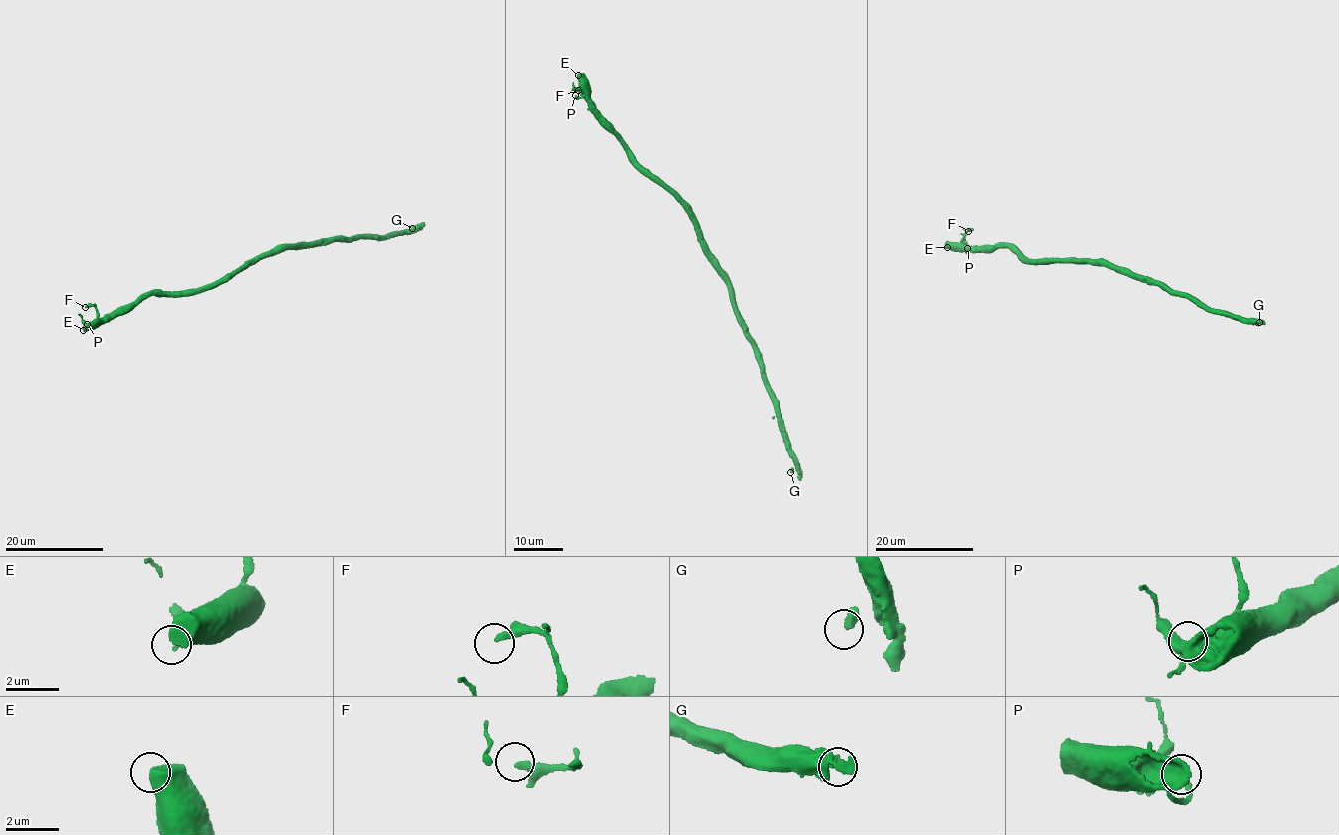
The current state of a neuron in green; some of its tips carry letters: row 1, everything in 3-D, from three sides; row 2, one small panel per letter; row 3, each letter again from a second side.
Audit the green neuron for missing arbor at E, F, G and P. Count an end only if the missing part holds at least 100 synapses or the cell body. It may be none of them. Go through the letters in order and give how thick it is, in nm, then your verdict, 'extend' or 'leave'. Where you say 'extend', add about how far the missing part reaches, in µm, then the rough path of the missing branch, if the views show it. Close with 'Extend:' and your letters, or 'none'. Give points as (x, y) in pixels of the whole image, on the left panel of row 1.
E: 600 nm thick; leave
F: 320 nm thick; leave
G: 360 nm thick; extend; about 40 µm are missing; missing branch runs (412, 228), (423, 217), (394, 194), (390, 196), (386, 230), (379, 249)
P: 140 nm thick; leave
Extend: G

